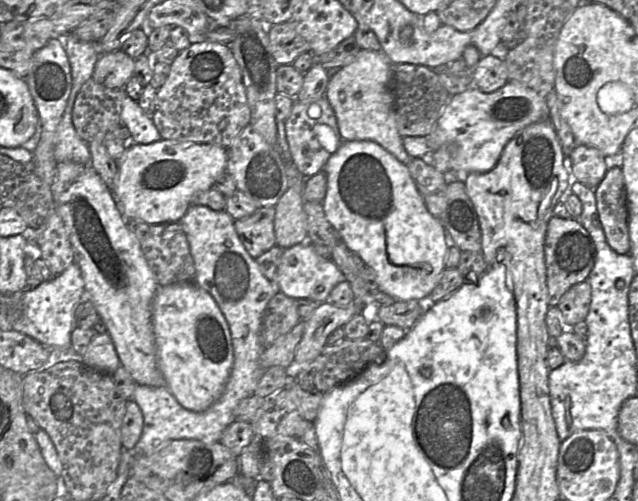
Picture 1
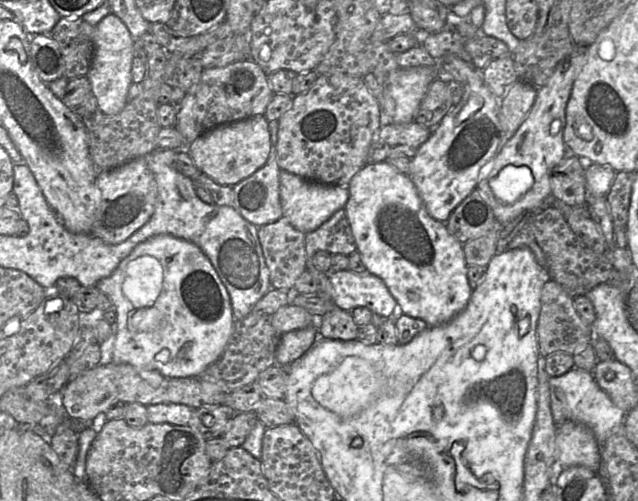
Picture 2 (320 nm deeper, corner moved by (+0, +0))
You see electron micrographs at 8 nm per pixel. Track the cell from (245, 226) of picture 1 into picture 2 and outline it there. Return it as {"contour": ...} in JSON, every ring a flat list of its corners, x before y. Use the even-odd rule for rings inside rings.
{"contour":[[282,216,275,222,258,227,258,238,269,268,272,287,293,289,298,277,306,270,305,233]]}

